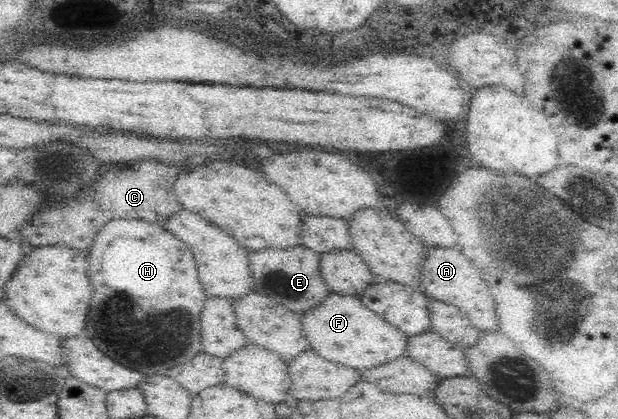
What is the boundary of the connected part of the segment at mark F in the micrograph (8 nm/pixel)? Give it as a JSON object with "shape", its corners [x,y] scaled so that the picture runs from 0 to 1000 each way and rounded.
{"shape":[[[536,697],[516,735],[506,735],[487,759],[490,792],[503,811],[506,835],[513,835],[513,845],[526,859],[568,874],[578,883],[597,883],[655,850],[660,804],[617,754],[610,754],[604,740],[591,735],[581,711]]]}

